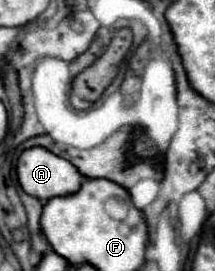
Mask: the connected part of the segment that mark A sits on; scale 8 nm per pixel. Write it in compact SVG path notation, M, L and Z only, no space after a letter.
M41 146L29 148L19 156L17 178L21 188L39 200L73 194L83 182L83 176L71 162Z

